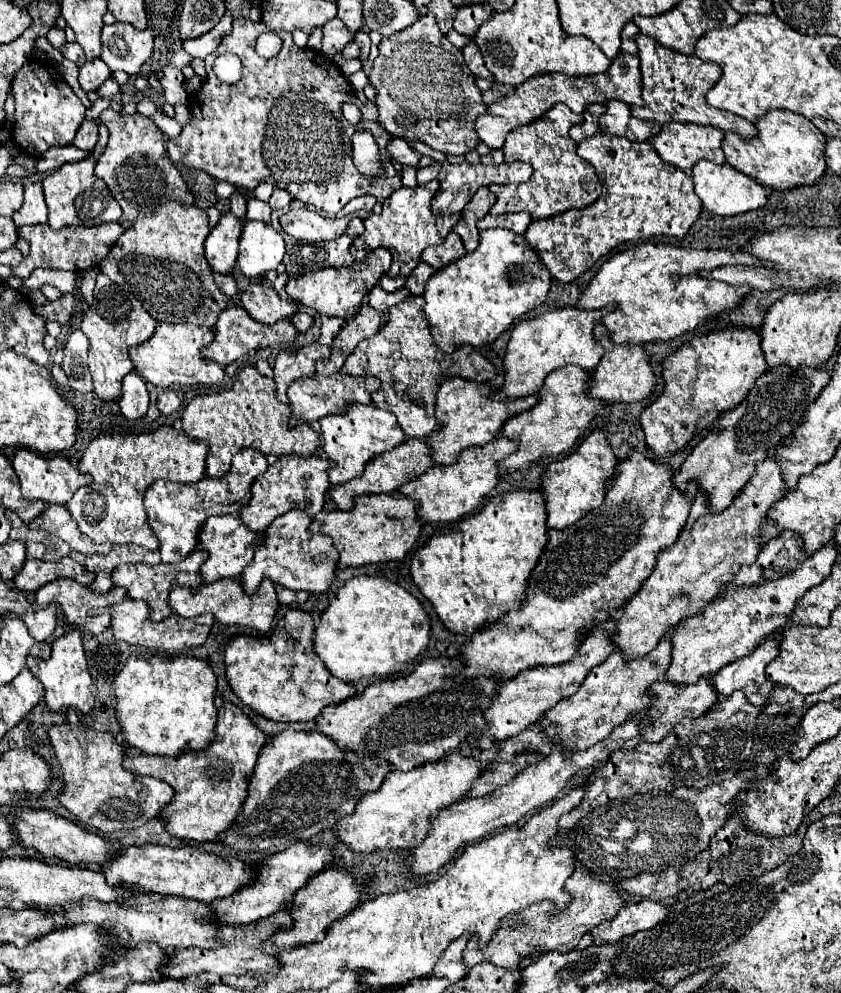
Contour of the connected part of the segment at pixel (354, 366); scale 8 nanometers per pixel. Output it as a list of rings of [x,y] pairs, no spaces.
[[[410,295],[406,301],[390,307],[388,313],[388,323],[374,337],[362,341],[356,351],[348,355],[344,369],[350,375],[378,377],[382,381],[382,387],[372,395],[372,403],[380,409],[392,411],[398,417],[398,425],[408,437],[426,439],[430,433],[438,431],[438,419],[434,417],[438,383],[450,377],[464,377],[468,381],[486,383],[496,377],[496,369],[470,345],[460,347],[450,355],[440,351],[430,335],[422,297]]]

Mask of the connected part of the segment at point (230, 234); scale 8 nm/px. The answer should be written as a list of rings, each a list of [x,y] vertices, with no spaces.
[[[230,211],[224,213],[216,227],[212,227],[206,239],[206,261],[214,273],[230,273],[238,257],[238,239],[242,233],[242,221]]]

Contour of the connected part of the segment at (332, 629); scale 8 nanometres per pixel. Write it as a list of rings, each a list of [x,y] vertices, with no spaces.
[[[360,575],[346,581],[320,617],[314,651],[328,671],[344,683],[362,677],[384,677],[402,671],[428,645],[430,621],[420,601],[384,577]]]

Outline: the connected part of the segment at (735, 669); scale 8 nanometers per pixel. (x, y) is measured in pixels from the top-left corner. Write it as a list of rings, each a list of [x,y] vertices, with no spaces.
[[[774,633],[762,645],[758,645],[750,655],[722,667],[712,677],[712,685],[716,693],[722,697],[728,697],[740,689],[750,703],[754,703],[756,707],[762,707],[770,691],[774,689],[774,685],[768,683],[768,679],[764,677],[764,667],[778,655],[776,639],[778,637]]]

